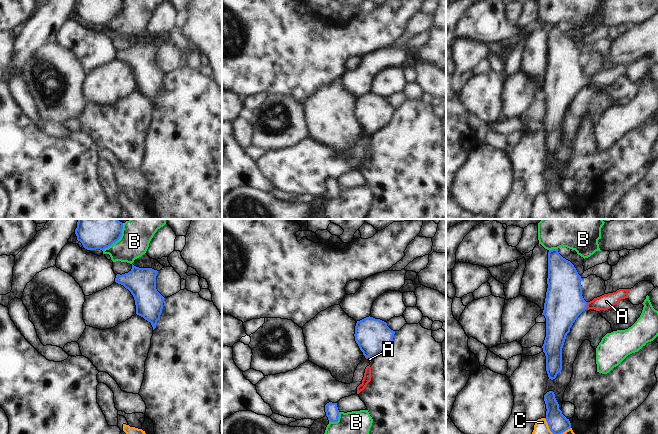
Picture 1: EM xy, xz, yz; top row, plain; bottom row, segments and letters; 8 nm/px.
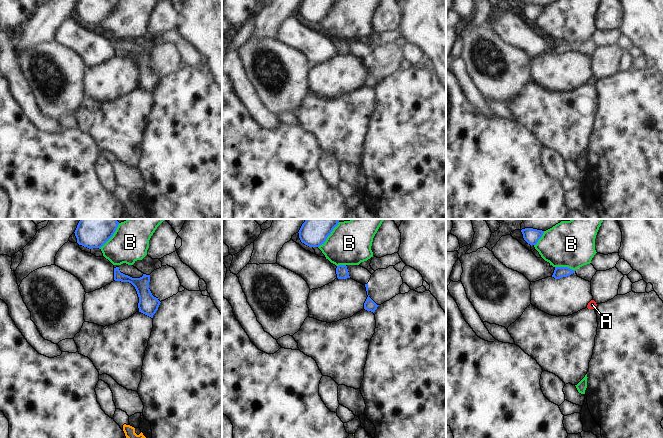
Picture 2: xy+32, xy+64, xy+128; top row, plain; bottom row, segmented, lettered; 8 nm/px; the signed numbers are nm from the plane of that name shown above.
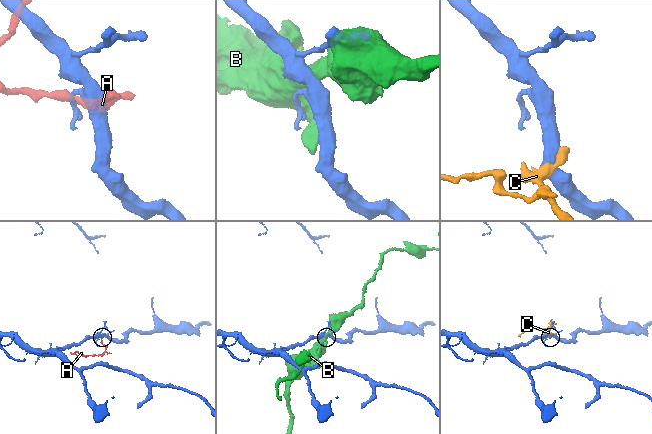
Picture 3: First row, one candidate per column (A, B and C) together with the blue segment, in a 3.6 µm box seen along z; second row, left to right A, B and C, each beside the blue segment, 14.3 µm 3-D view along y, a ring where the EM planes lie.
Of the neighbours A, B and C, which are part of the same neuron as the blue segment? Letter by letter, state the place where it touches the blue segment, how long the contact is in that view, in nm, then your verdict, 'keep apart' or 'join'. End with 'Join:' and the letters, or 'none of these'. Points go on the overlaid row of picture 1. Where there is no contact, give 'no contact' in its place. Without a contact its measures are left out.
A: yz (586, 306) | 70 nm | join
B: xy (118, 239) | 280 nm | keep apart
C: yz (548, 425) | 150 nm | keep apart
Join: A

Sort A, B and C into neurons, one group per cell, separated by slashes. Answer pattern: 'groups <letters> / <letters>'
groups A / B / C

